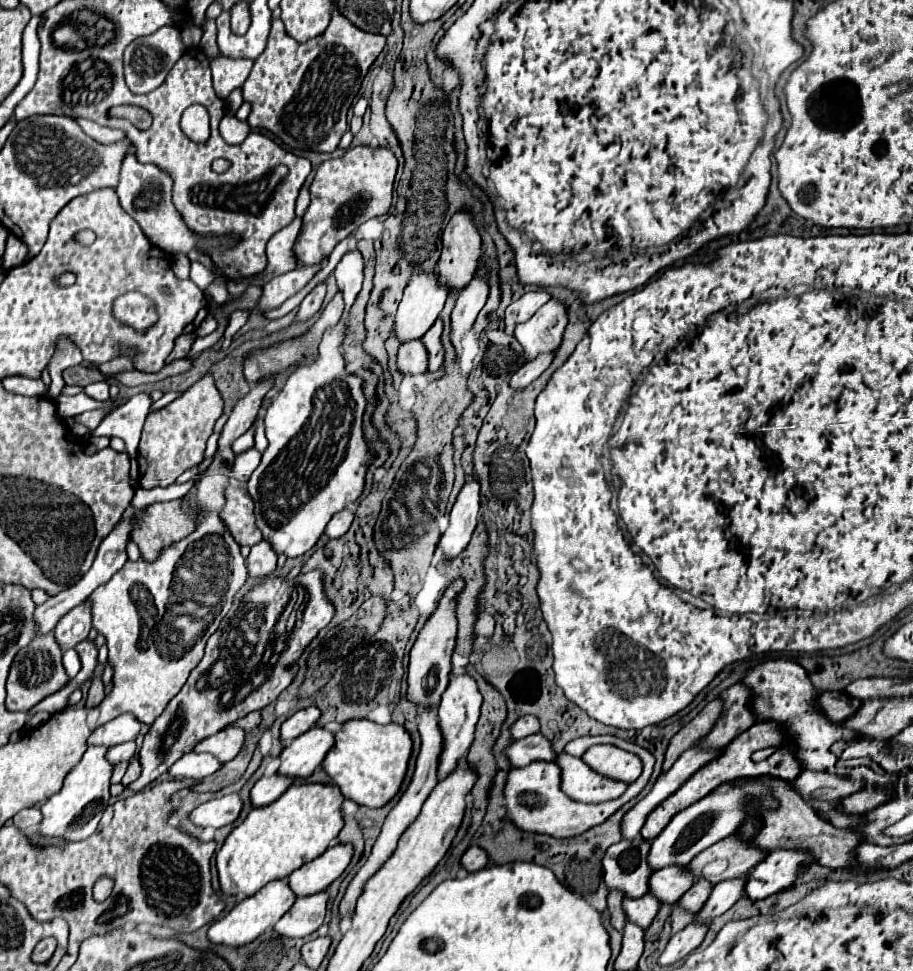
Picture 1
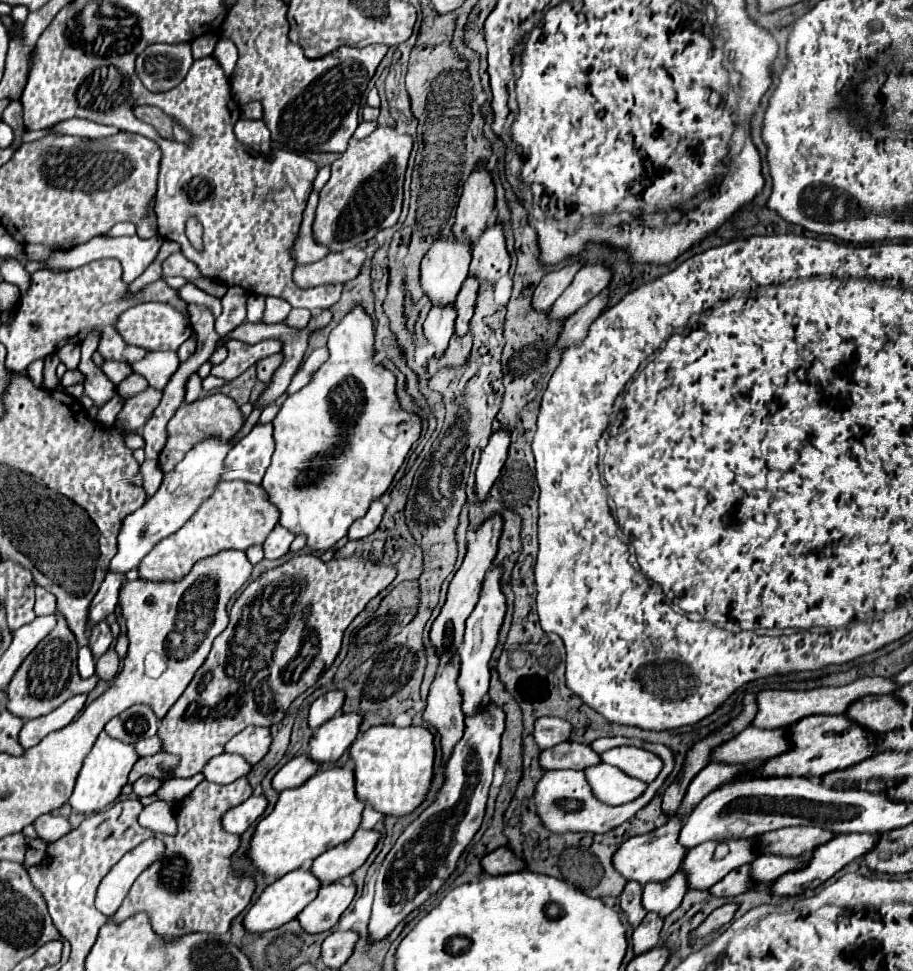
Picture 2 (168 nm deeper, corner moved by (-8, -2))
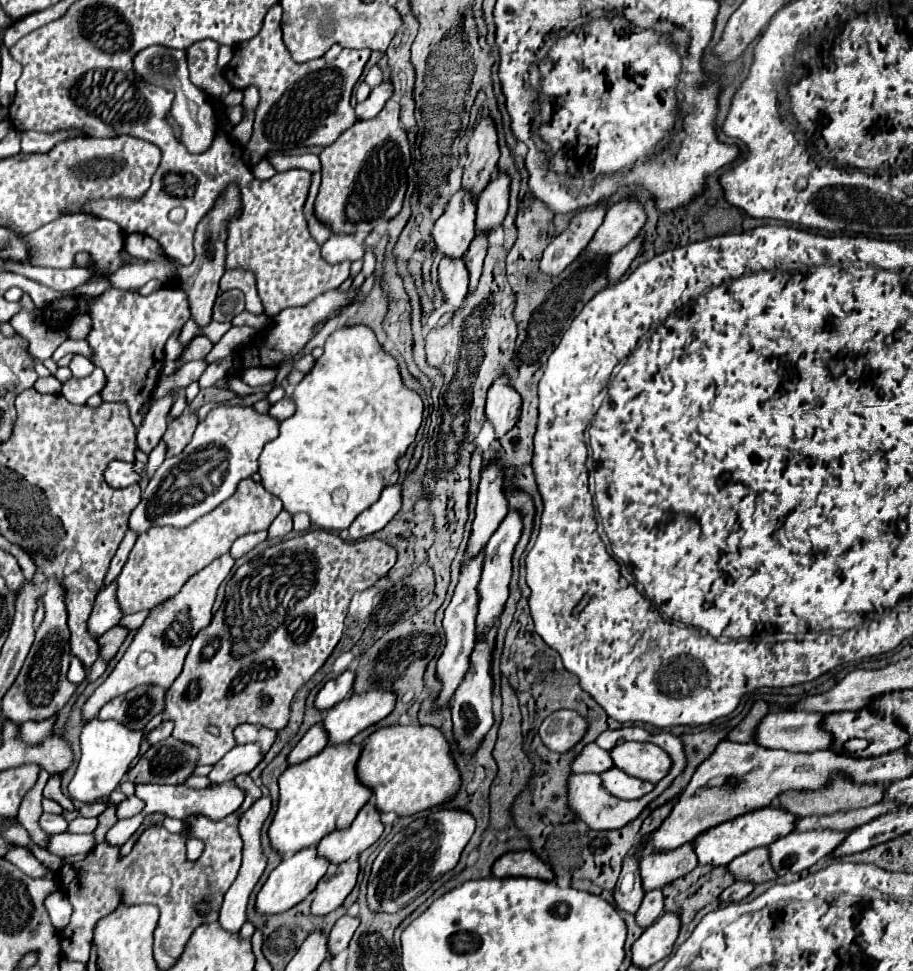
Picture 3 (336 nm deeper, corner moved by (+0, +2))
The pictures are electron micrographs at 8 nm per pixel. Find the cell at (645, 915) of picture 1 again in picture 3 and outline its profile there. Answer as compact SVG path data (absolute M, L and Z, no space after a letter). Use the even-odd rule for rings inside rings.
M692 842L682 844L672 852L662 852L662 854L654 852L652 856L644 856L644 860L640 860L644 890L648 892L654 888L662 888L664 884L688 874L696 864L698 860L696 852L692 852Z

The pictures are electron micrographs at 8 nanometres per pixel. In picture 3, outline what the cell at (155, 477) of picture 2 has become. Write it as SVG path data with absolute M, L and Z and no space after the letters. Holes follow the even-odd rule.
M160 440L158 442L158 446L150 452L150 456L148 456L148 464L146 464L146 474L148 476L152 476L154 472L156 472L156 468L164 462L164 458L166 458L166 444L164 444L164 440Z

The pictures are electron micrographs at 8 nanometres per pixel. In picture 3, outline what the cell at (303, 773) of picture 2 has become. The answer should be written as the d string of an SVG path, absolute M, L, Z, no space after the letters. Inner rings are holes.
M314 724L304 734L304 738L294 746L294 750L288 756L288 762L298 764L300 760L306 760L306 758L318 754L326 744L328 744L328 736L324 736L324 728L320 728L320 724Z

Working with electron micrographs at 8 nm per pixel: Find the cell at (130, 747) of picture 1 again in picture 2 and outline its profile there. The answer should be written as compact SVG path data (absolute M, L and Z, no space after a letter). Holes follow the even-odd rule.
M158 736L154 738L146 738L146 740L140 740L134 748L136 748L136 754L142 758L142 756L148 756L148 754L156 754L160 750L160 742L156 740Z

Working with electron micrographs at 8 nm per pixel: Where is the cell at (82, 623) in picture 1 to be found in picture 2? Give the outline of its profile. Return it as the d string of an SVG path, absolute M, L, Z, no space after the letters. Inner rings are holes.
M108 574L102 582L100 590L96 592L90 610L88 610L88 630L100 624L100 620L106 620L110 612L114 612L118 604L118 588L122 584L122 574Z

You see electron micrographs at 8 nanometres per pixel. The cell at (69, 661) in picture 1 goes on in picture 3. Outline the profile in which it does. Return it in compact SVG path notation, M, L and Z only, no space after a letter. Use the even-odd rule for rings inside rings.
M72 658L72 662L70 662L70 670L68 670L68 680L70 680L72 684L80 684L80 682L84 680L84 676L86 676L84 666L80 664L80 660Z

